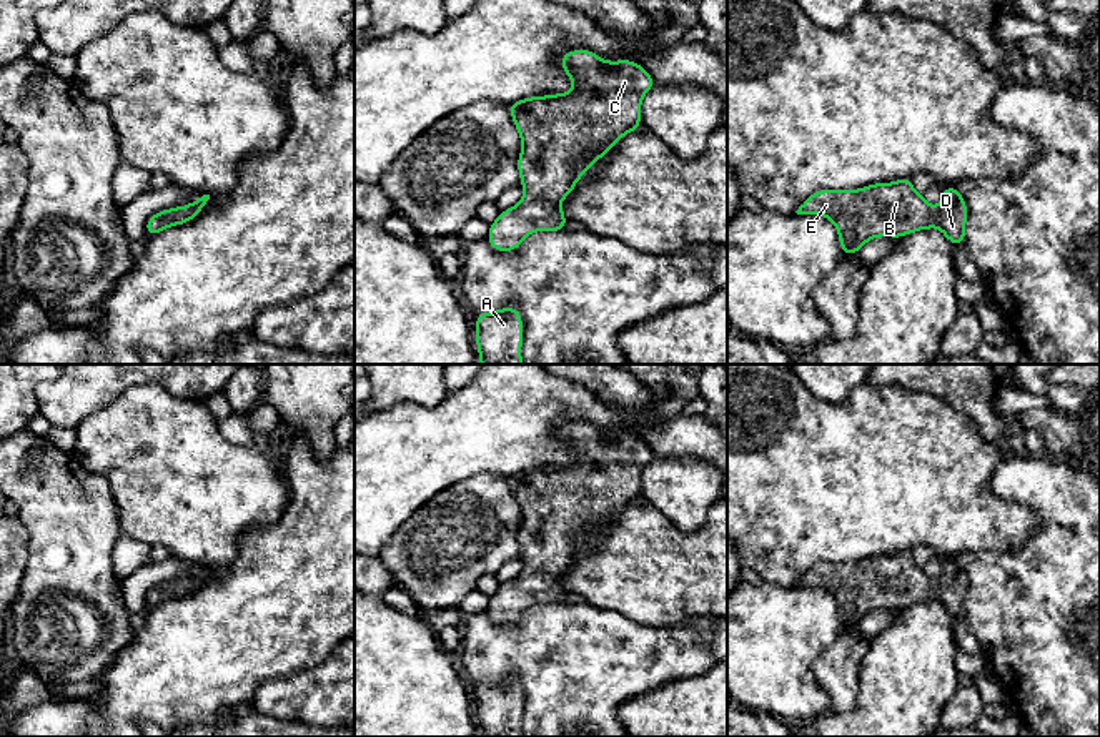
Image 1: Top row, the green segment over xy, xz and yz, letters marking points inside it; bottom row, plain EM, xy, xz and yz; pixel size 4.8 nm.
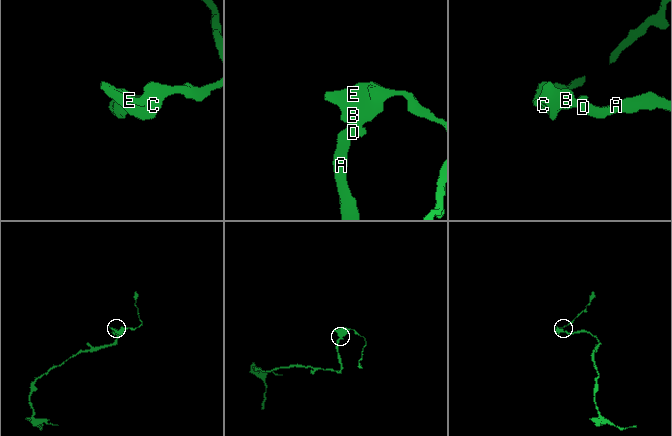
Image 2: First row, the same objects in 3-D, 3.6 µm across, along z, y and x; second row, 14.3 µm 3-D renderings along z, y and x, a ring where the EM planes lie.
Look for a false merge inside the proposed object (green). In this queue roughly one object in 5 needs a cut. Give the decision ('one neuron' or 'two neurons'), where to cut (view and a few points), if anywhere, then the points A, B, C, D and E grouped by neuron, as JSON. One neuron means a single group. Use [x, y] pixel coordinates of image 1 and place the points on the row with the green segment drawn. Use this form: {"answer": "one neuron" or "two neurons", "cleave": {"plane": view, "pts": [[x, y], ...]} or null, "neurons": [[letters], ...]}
{"answer": "one neuron", "cleave": null, "neurons": [["A", "B", "C", "D", "E"]]}

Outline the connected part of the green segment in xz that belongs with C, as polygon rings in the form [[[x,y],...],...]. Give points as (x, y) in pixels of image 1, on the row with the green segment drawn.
[[[591,50],[566,52],[561,67],[576,85],[569,93],[531,96],[508,105],[523,141],[516,165],[524,198],[516,206],[503,210],[489,225],[488,240],[494,251],[511,253],[539,230],[564,231],[567,218],[559,203],[619,138],[641,128],[642,96],[656,85],[639,63],[606,62]]]

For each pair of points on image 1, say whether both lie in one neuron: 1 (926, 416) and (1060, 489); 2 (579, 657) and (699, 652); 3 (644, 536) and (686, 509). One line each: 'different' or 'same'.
1: different
2: same
3: different

